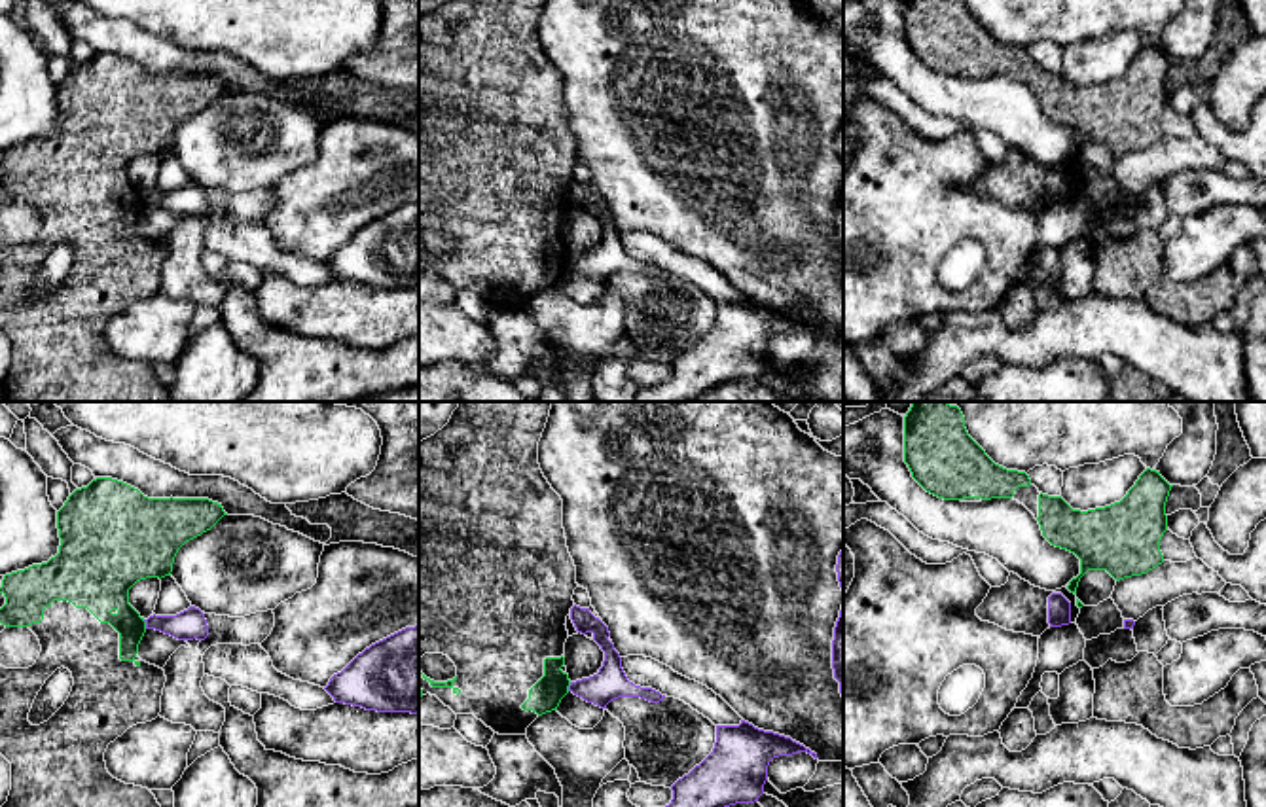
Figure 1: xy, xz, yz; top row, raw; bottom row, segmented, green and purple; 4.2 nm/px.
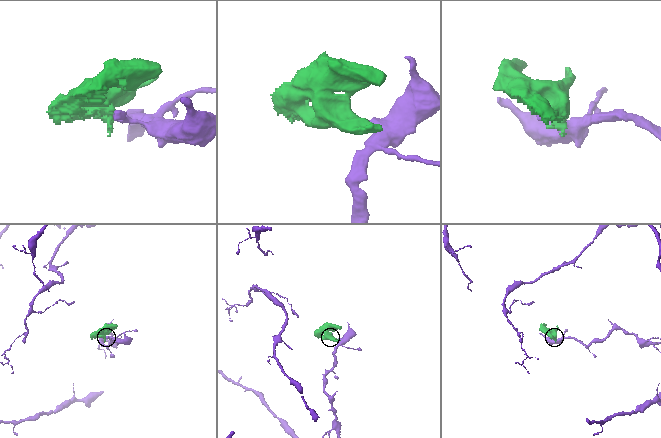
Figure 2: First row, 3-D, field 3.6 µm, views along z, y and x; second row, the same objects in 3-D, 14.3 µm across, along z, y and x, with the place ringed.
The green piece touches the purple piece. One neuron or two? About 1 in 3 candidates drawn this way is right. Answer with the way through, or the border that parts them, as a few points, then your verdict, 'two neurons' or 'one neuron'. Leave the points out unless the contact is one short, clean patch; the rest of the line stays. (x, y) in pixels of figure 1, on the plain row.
two neurons

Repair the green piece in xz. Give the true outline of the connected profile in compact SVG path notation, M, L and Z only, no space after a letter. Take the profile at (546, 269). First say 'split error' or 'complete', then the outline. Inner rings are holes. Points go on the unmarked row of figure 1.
split error; M445 0L419 17L419 235L425 229L443 229L457 242L457 252L447 258L434 258L419 244L419 273L436 271L455 290L474 290L498 311L525 311L538 292L557 286L570 261L563 233L569 214L565 199L574 182L572 170L578 159L563 104L563 76L538 40L538 17L544 4L546 0Z

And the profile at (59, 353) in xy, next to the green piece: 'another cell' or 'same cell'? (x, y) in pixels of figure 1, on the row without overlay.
same cell

